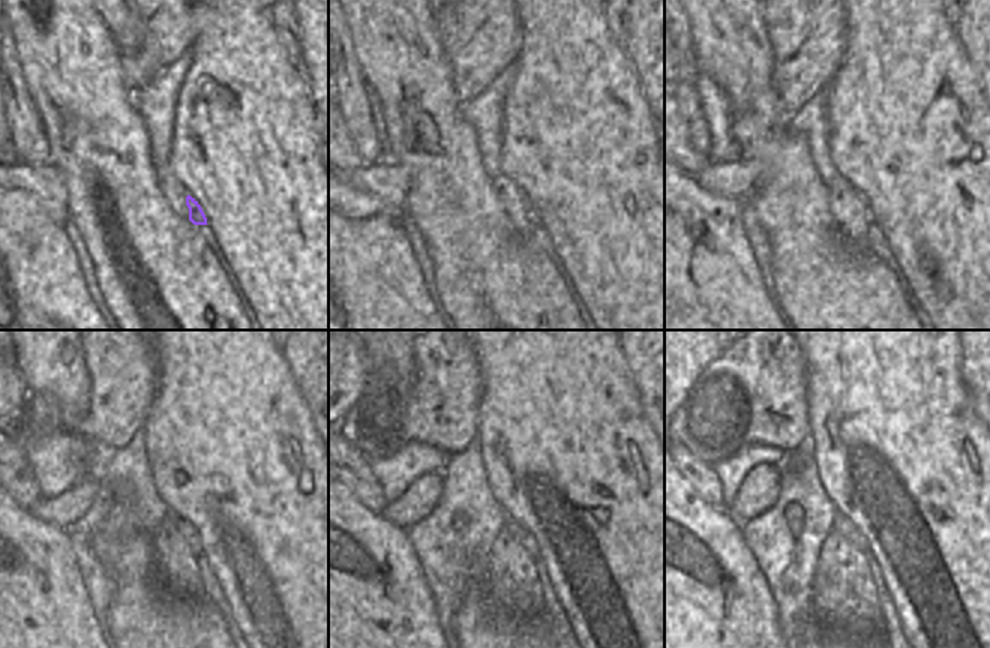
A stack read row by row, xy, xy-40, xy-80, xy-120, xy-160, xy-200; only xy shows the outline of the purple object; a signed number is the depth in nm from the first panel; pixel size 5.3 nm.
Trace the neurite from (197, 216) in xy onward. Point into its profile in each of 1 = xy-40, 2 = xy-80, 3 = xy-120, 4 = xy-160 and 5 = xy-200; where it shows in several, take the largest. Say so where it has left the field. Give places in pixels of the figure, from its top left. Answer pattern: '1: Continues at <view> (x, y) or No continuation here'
1: Continues at xy-40 (530, 210)
2: Continues at xy-80 (861, 198)
3: Continues at xy-120 (186, 531)
4: Continues at xy-160 (522, 536)
5: Continues at xy-200 (842, 525).

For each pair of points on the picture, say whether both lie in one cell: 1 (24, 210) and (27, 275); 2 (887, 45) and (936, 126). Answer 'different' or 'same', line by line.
1: same
2: same

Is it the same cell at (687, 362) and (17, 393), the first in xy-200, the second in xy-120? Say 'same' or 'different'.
same

